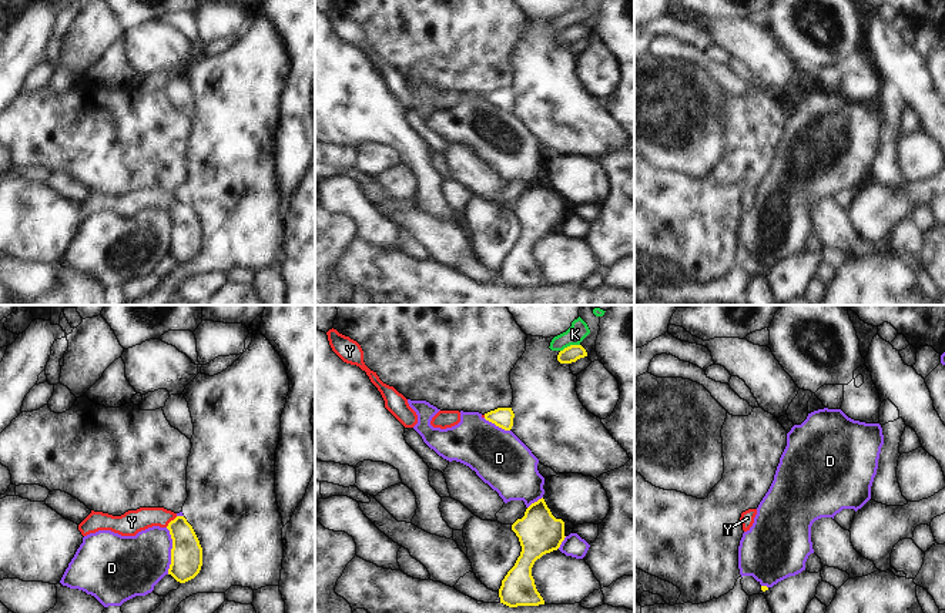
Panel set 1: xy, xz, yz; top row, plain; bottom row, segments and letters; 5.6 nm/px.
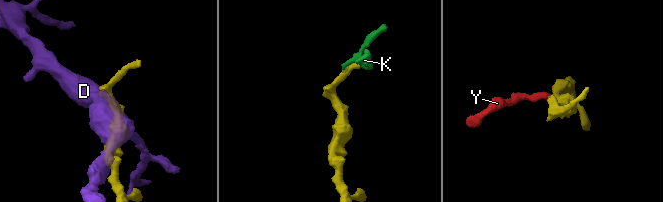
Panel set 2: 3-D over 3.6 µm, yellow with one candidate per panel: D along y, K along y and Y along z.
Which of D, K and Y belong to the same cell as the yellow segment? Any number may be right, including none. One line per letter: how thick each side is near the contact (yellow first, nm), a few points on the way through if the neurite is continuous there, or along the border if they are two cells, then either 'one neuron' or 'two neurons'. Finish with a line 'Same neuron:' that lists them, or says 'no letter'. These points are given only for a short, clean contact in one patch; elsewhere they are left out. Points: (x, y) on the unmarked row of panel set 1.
D: 180/340 nm | two neurons
K: 90/110 nm | one neuron
Y: 180/140 nm | across xy (187, 234), (183, 214), (171, 201), (138, 200), (131, 203) | one neuron
Same neuron: K, Y

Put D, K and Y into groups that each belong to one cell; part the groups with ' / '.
D / K Y

